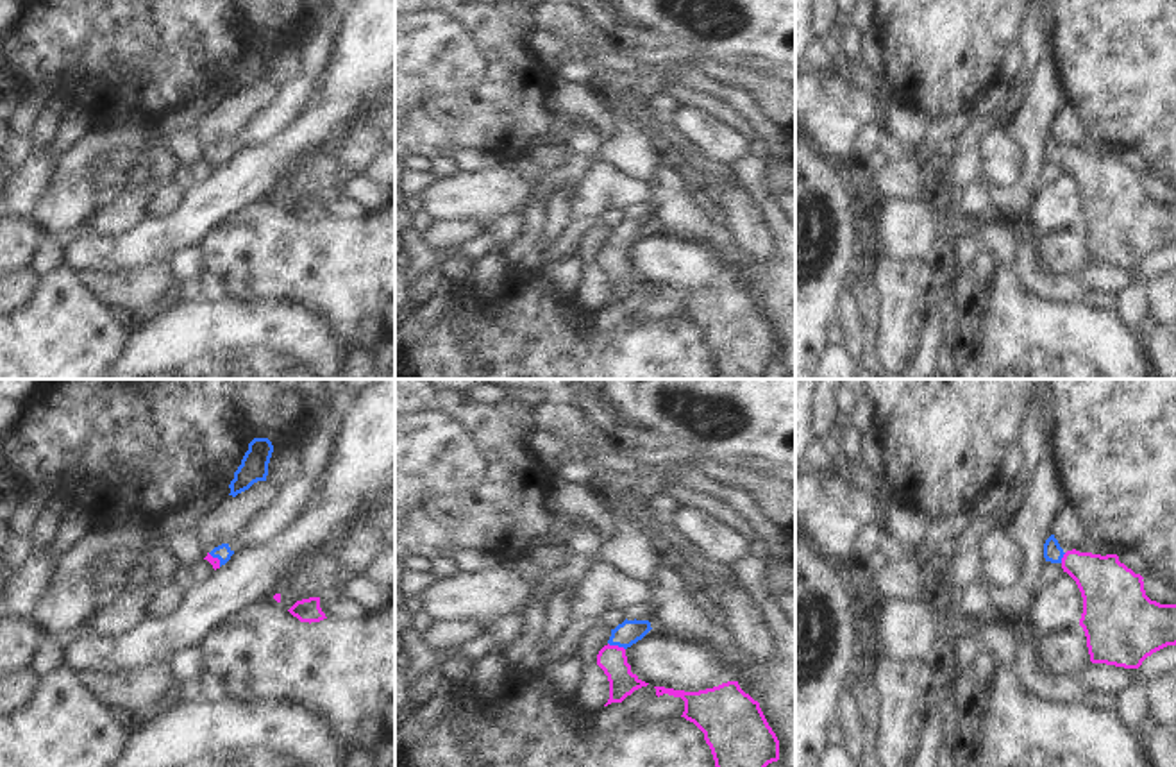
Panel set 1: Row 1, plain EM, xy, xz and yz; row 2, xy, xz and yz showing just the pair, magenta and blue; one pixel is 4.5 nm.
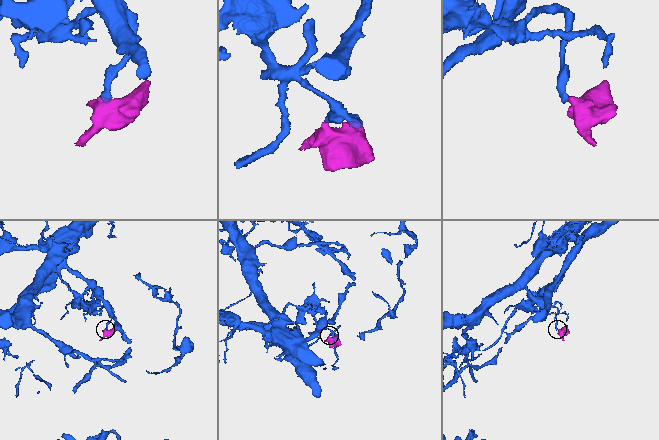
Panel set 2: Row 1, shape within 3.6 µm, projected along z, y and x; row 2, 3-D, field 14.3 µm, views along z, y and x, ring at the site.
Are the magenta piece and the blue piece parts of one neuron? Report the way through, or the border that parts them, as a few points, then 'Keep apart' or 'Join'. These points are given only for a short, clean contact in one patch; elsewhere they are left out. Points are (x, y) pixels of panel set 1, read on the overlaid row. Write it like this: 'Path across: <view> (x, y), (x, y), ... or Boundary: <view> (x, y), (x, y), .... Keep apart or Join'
Path across: xz (612, 658), (617, 646), (624, 635). Join.

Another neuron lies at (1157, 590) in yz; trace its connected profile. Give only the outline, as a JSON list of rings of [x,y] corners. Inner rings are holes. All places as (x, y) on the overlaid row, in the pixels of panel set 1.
[[[1153,574],[1144,576],[1144,590],[1146,595],[1151,601],[1156,601],[1160,604],[1176,604],[1176,588],[1167,586],[1160,579],[1156,579]]]

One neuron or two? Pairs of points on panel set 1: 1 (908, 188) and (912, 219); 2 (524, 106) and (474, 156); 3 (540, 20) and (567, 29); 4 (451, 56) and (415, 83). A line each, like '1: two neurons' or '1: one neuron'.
1: two neurons
2: two neurons
3: one neuron
4: one neuron

